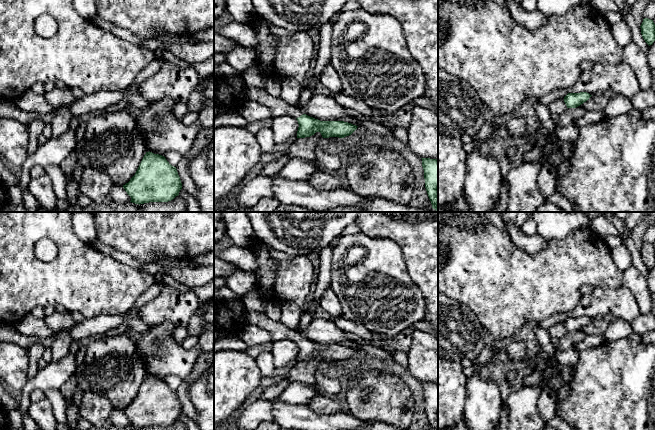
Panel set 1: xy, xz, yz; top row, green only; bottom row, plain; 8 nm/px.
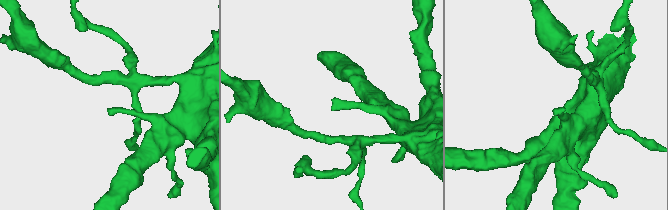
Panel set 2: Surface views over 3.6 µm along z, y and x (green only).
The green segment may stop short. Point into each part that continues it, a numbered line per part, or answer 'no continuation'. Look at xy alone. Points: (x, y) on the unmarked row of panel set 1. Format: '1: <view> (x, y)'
no continuation

